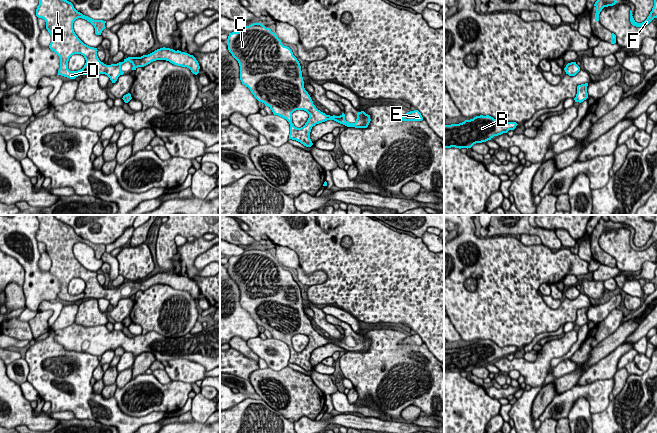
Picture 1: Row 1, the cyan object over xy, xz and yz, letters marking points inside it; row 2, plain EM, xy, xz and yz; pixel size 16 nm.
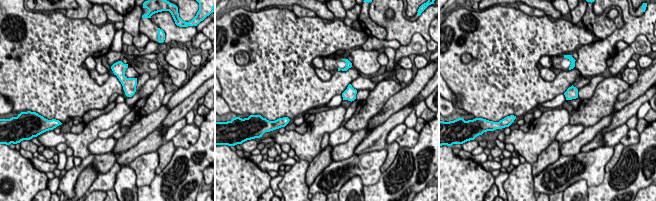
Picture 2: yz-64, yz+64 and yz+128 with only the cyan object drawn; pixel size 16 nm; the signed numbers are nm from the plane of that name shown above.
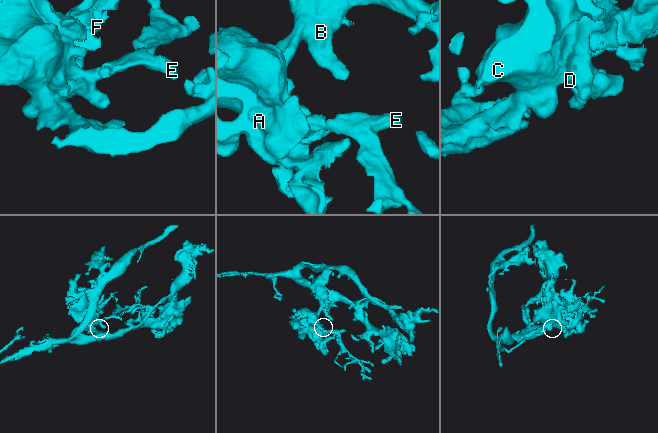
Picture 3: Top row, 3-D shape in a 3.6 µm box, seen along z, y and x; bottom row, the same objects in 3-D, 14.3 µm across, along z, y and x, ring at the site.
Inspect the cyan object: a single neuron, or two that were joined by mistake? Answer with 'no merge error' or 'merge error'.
merge error

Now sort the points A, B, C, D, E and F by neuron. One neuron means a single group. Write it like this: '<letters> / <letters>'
A B C D F / E

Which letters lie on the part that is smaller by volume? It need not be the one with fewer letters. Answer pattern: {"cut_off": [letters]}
{"cut_off": ["E"]}

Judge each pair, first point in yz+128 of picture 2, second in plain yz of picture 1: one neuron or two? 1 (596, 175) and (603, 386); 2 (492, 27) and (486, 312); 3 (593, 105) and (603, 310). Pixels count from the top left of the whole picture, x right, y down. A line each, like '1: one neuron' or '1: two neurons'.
1: one neuron
2: one neuron
3: two neurons

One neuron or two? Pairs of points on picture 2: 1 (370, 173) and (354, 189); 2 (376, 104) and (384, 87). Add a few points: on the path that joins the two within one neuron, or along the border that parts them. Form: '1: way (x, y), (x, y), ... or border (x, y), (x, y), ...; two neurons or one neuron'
1: border (362, 180), (358, 176), (352, 176), (339, 190); two neurons
2: way (376, 100), (383, 91); one neuron

